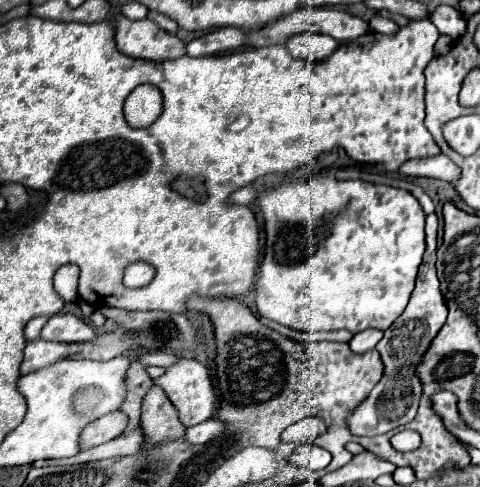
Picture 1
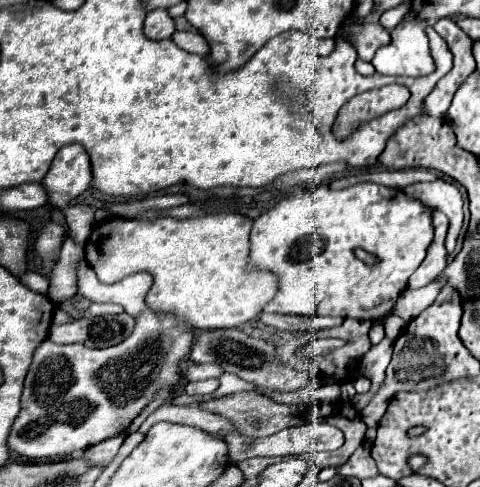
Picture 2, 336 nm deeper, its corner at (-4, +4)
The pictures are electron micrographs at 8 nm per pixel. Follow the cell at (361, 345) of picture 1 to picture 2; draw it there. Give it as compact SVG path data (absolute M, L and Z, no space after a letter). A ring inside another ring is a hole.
M396 314L388 316L388 320L384 322L384 330L386 330L386 336L388 336L390 340L394 340L396 336L400 336L400 332L404 330L404 326L406 326L406 322L404 322L400 316L396 316Z

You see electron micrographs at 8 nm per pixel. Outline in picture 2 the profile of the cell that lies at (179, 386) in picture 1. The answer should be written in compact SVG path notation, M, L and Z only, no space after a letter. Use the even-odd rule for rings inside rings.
M208 378L202 382L188 382L184 392L188 396L206 396L206 394L216 392L216 388L218 388L218 378Z

